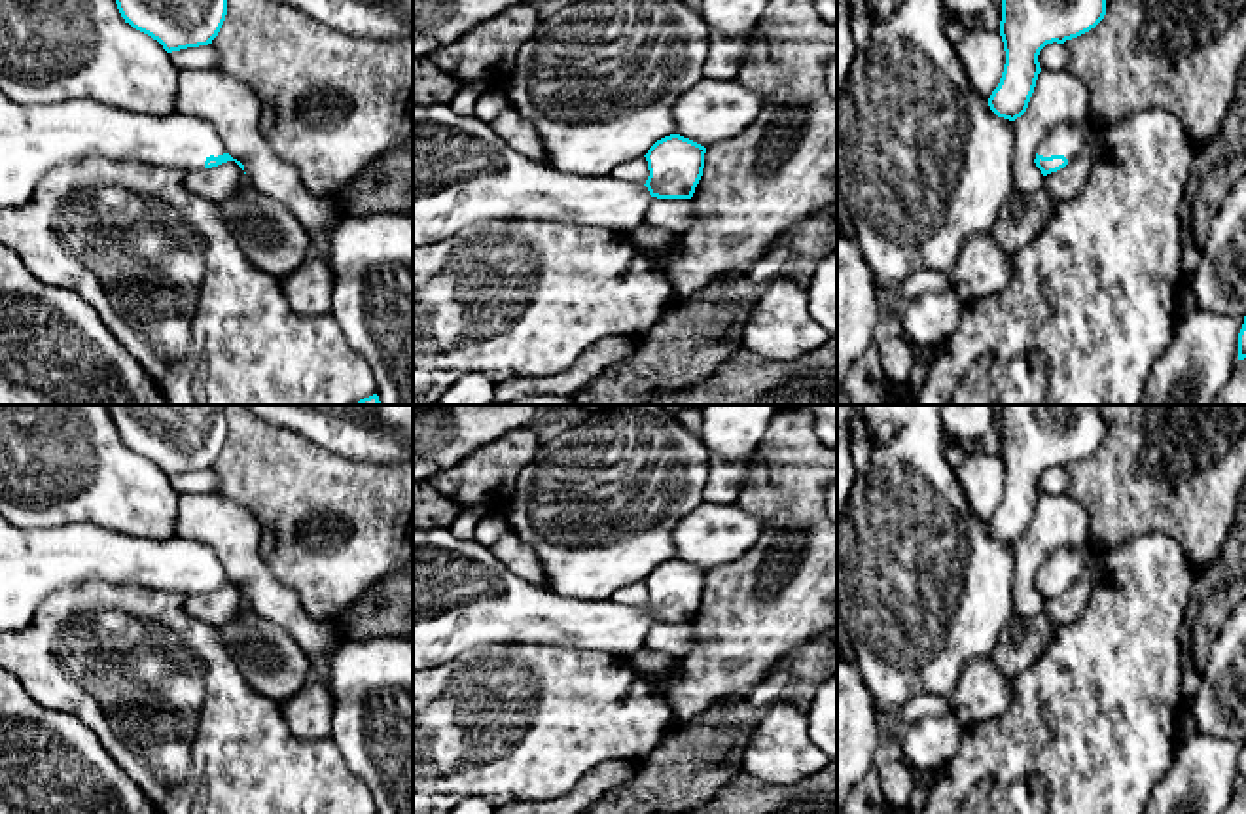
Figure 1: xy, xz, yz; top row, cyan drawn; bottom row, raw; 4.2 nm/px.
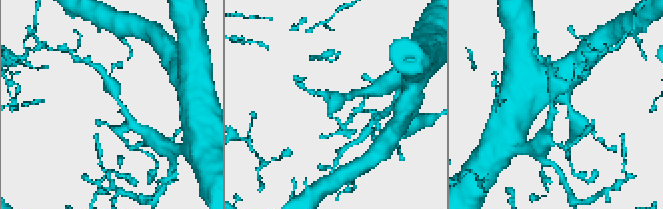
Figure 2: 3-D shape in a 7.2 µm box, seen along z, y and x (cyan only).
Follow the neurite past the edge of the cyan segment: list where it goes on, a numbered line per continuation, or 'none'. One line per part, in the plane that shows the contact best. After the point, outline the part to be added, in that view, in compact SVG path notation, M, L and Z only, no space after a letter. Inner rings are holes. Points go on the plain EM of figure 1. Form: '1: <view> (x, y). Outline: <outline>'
1: yz (1067, 565). Outline: M1089 545L1077 549L1057 549L1047 555L1045 562L1038 568L1036 577L1043 581L1064 579L1072 587L1093 555Z

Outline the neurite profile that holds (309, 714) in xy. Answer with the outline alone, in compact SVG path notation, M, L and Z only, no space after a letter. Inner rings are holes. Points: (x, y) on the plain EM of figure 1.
M311 680L292 699L280 702L280 712L297 738L331 738L335 700L329 687Z

